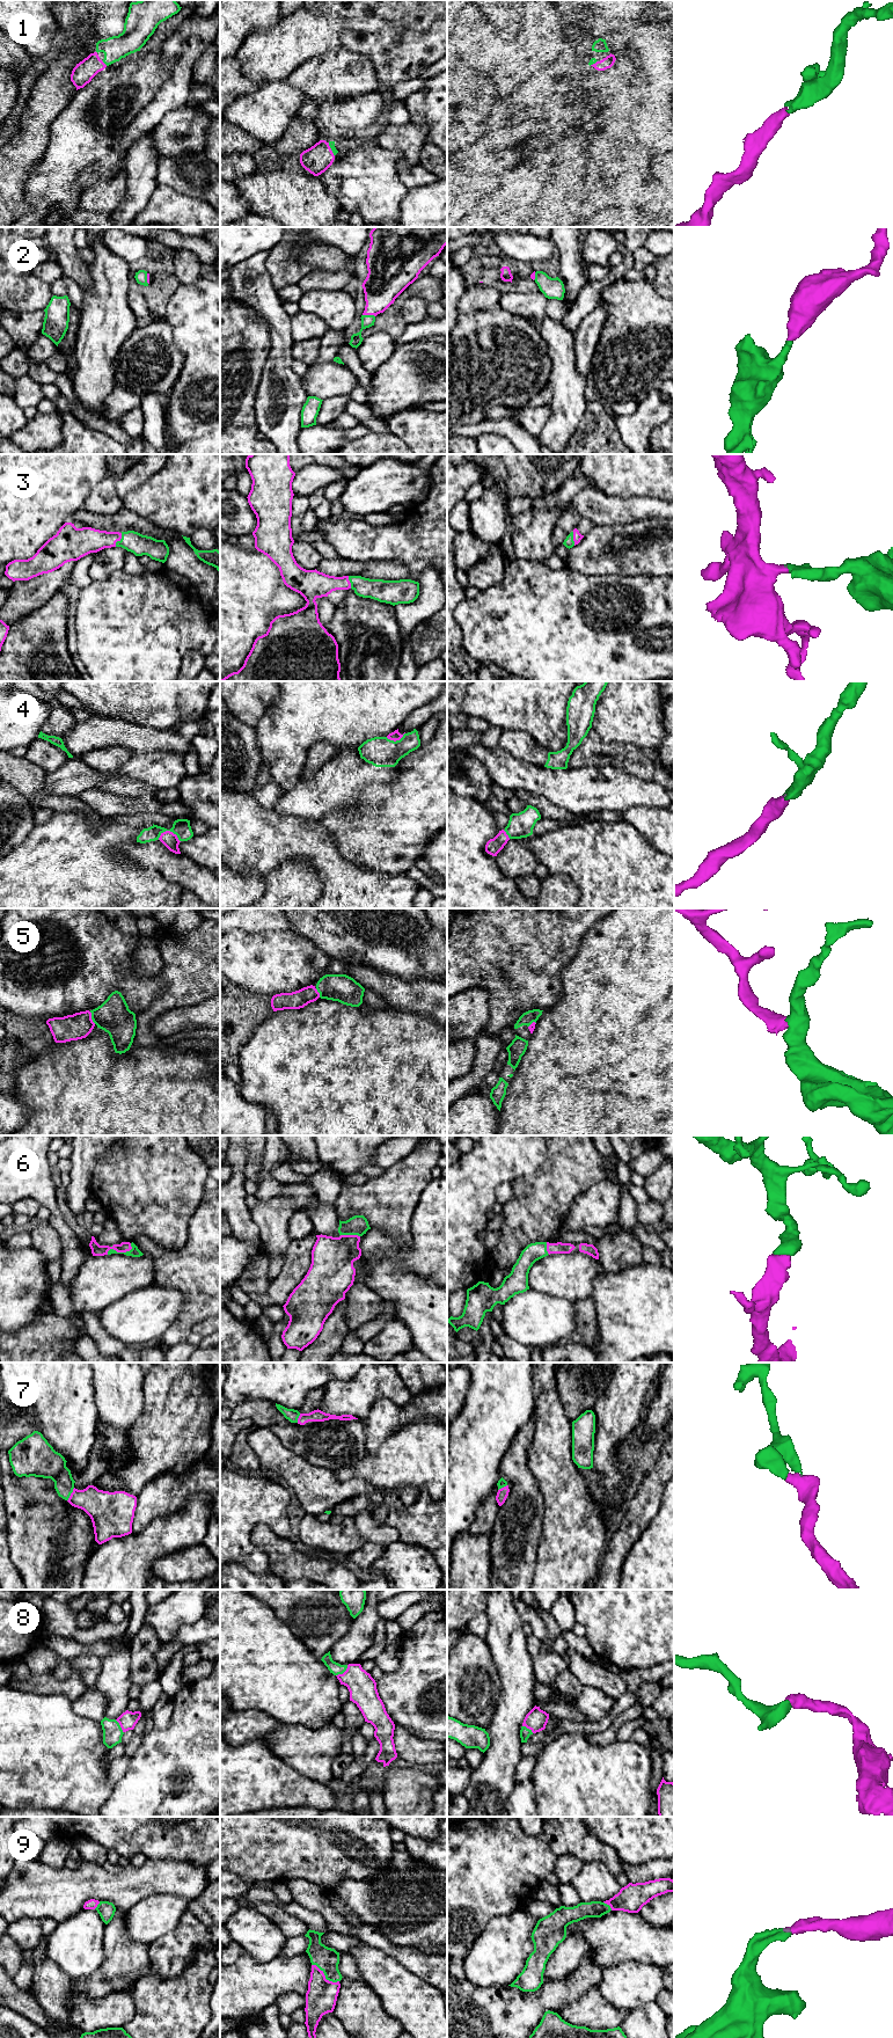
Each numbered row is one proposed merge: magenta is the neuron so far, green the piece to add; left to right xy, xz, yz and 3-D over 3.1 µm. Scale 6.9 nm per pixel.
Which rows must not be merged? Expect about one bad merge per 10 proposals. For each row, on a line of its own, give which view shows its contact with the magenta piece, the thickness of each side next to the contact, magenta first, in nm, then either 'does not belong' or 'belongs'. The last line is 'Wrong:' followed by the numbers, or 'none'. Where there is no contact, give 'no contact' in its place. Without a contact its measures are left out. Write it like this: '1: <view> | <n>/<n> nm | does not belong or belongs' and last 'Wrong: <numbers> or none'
1: xy | 150/170 nm | belongs
2: xz | 260/90 nm | belongs
3: xy | 190/150 nm | belongs
4: xy | 110/120 nm | belongs
5: xy | 180/240 nm | belongs
6: xy | 80/70 nm | belongs
7: xy | 240/190 nm | belongs
8: xz | 190/90 nm | belongs
9: xz | 220/170 nm | belongs
Wrong: none

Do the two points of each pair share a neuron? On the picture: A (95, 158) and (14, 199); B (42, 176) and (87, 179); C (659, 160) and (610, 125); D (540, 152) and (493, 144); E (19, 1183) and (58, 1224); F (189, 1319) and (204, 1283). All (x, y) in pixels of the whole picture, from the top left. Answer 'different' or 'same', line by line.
A: different
B: different
C: different
D: same
E: same
F: same

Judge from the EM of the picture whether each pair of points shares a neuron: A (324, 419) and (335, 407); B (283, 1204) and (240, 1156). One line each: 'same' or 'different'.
A: same
B: different

